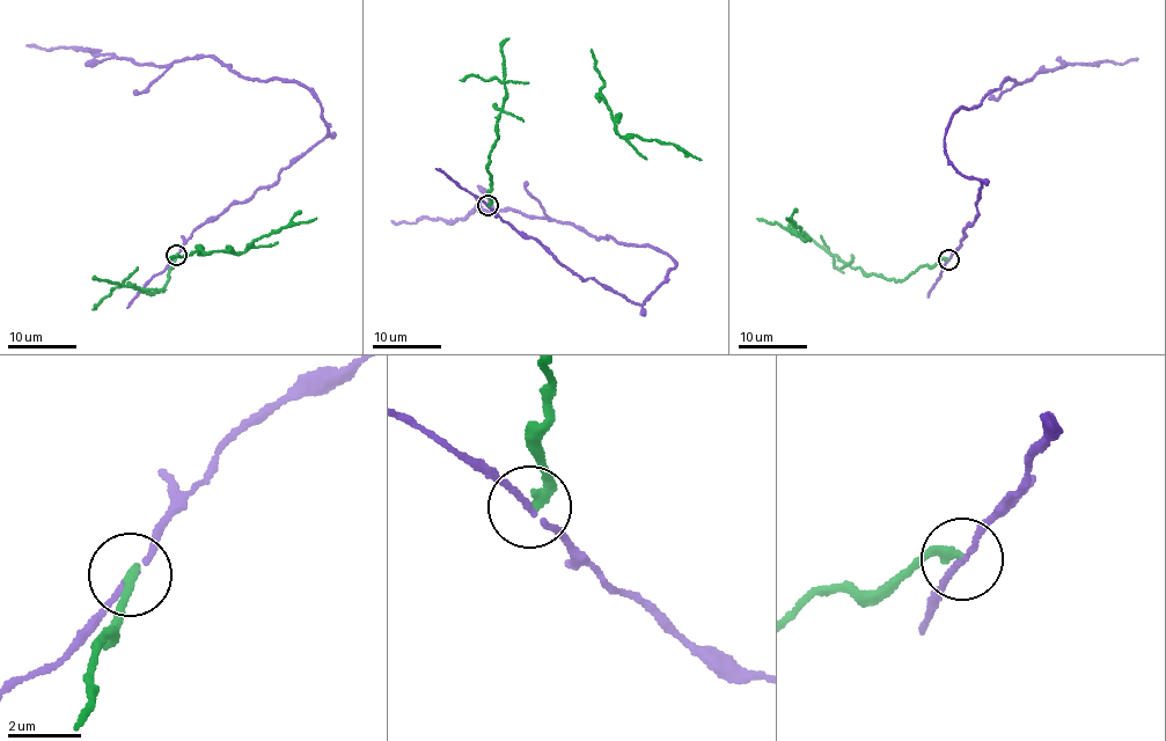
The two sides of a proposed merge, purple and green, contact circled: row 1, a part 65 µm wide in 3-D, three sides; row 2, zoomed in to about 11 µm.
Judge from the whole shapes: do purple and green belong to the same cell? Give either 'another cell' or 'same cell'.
another cell

